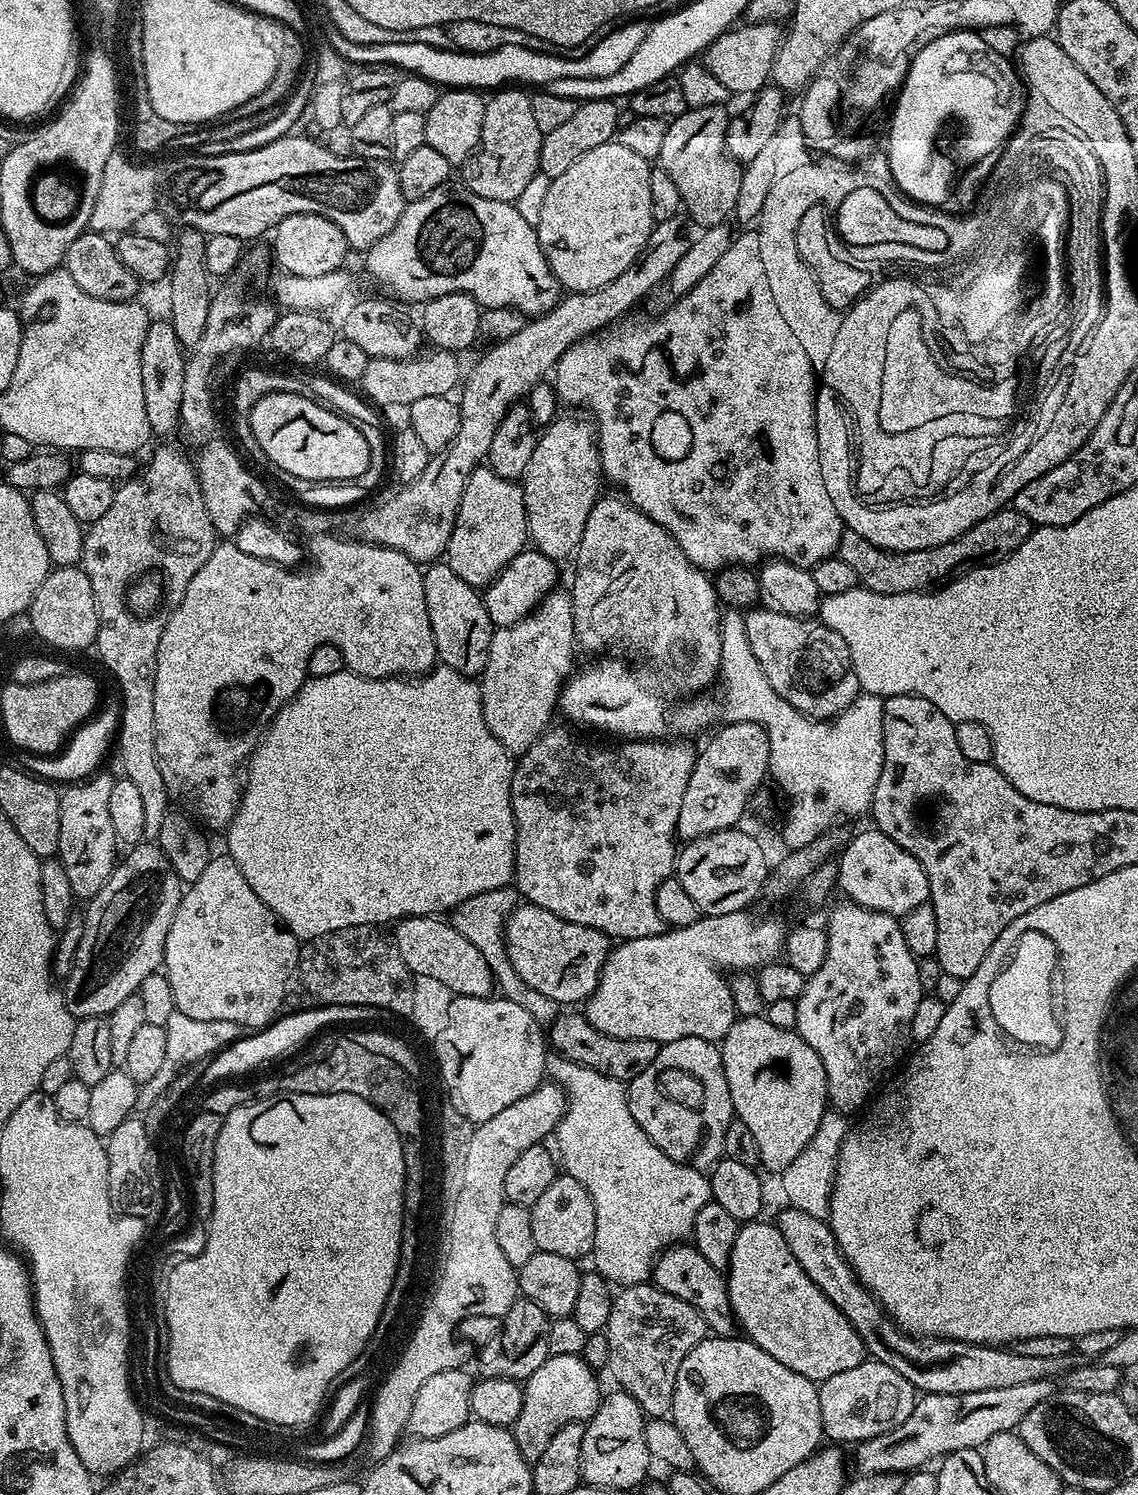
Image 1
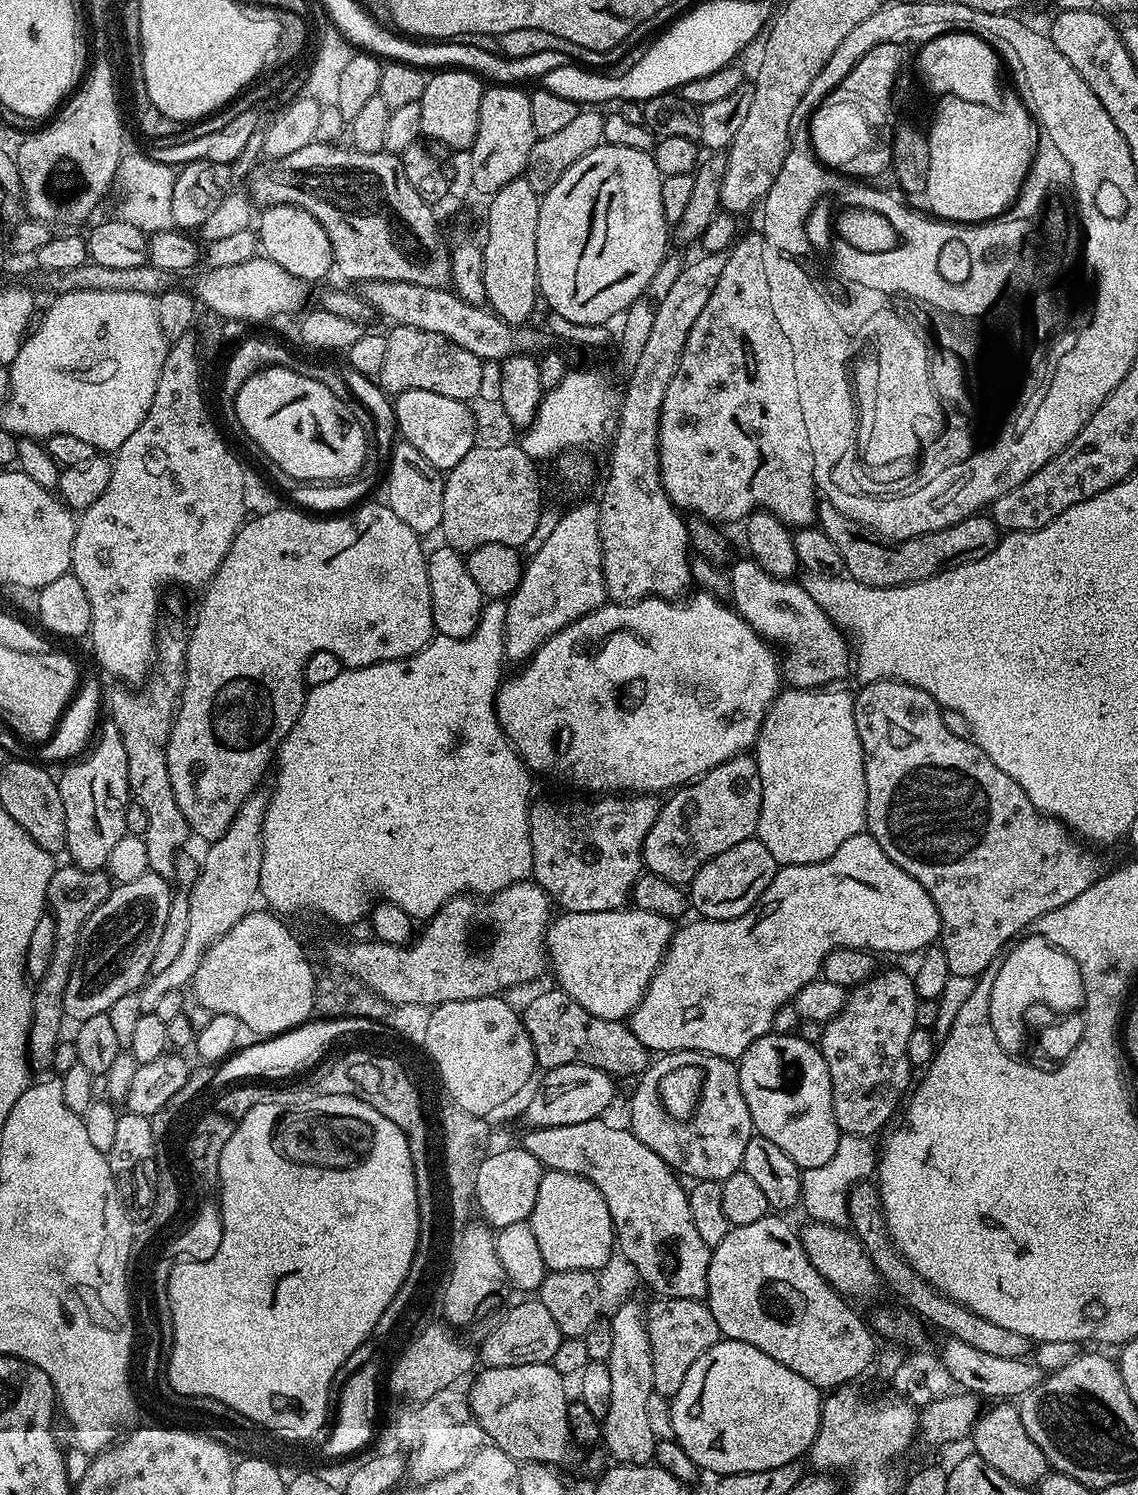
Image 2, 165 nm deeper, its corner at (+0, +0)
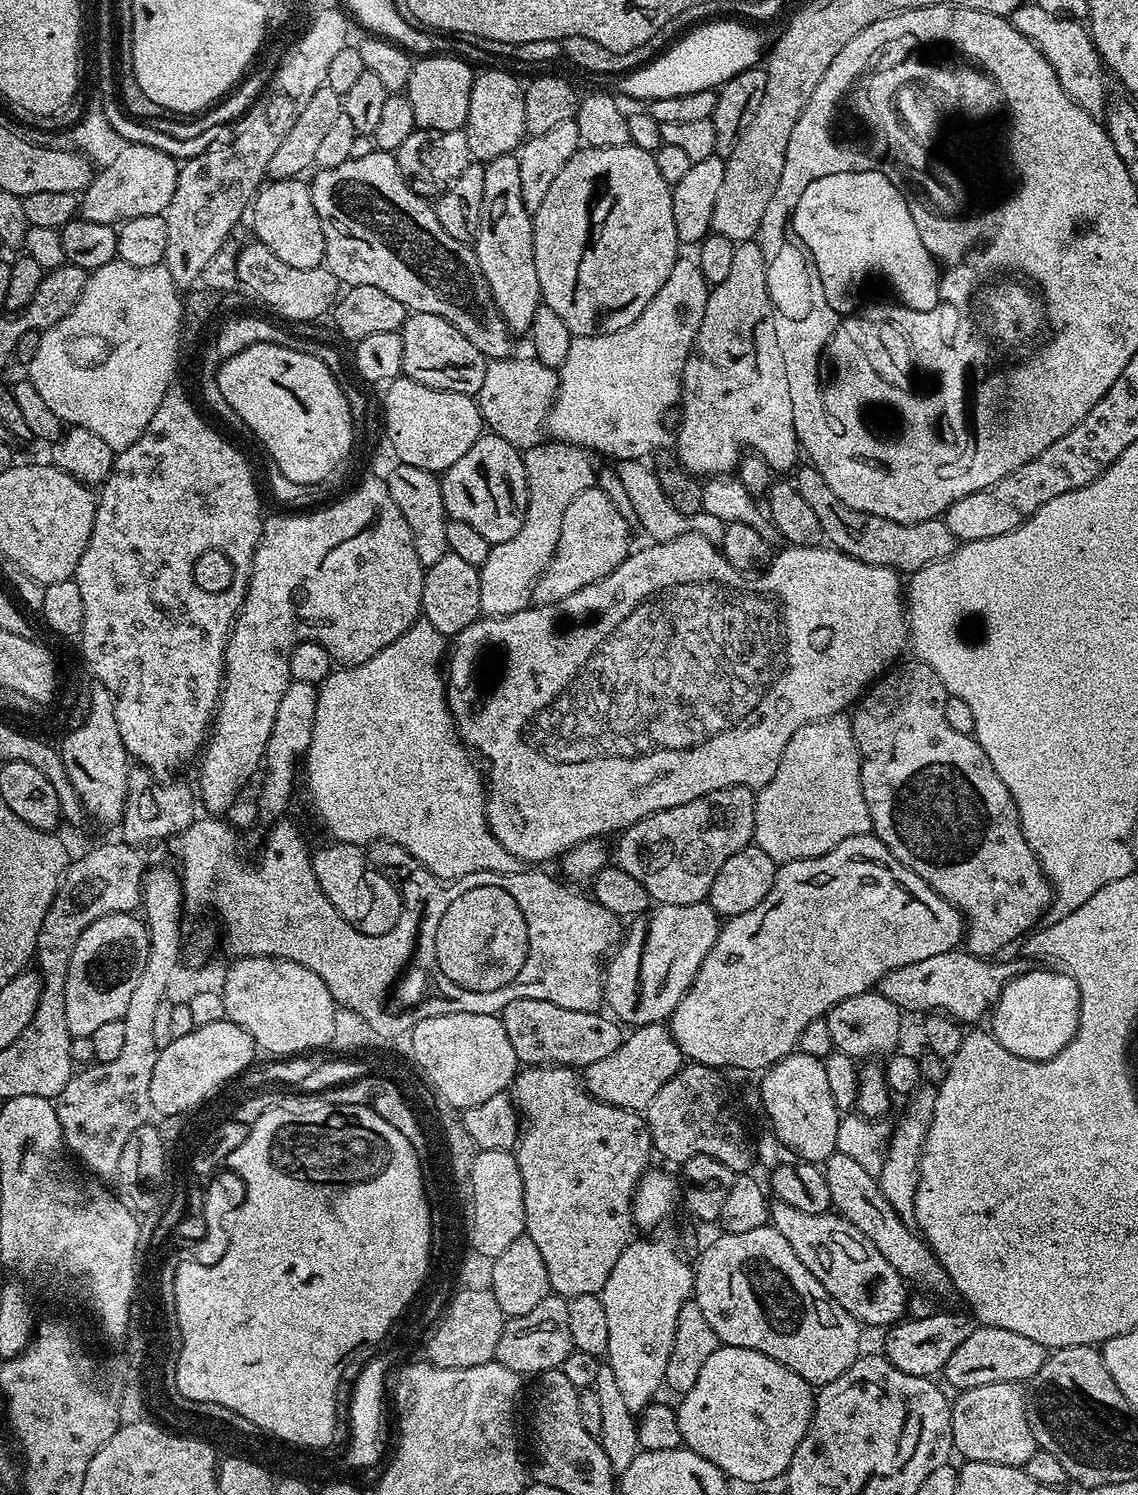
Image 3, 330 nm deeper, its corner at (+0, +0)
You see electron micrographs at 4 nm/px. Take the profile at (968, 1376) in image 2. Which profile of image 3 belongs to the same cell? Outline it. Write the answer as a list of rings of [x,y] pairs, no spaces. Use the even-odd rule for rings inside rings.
[[[776,1200],[769,1205],[769,1219],[823,1289],[861,1325],[888,1328],[907,1315],[910,1306],[907,1283],[879,1253],[874,1242],[843,1216],[834,1212],[806,1214]]]

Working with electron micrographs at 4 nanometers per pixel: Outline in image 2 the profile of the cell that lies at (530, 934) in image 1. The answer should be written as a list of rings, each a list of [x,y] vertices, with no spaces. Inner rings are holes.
[[[635,906],[602,910],[601,912],[564,912],[557,915],[548,925],[548,933],[544,936],[546,960],[550,965],[550,972],[556,975],[557,981],[555,980],[555,983],[558,985],[560,991],[570,994],[570,998],[574,998],[578,1002],[578,1006],[590,1010],[590,1014],[594,1014],[598,1018],[624,1022],[631,1017],[633,1010],[640,1005],[642,998],[646,994],[646,990],[650,986],[650,982],[654,978],[654,974],[660,969],[660,963],[664,960],[664,953],[668,951],[668,946],[672,942],[673,931],[673,921],[667,920],[662,914],[650,914],[650,910],[642,910]]]

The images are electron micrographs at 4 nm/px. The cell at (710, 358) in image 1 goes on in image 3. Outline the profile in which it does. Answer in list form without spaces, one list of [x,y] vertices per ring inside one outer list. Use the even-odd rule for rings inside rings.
[[[741,240],[735,245],[730,274],[709,291],[702,322],[684,367],[678,401],[679,407],[684,407],[684,413],[680,416],[680,433],[674,436],[674,451],[684,468],[697,478],[731,473],[739,465],[745,450],[766,458],[776,474],[791,473],[798,464],[794,410],[790,406],[786,365],[782,363],[782,350],[778,350],[778,338],[774,334],[774,312],[766,286],[765,253],[756,240]]]

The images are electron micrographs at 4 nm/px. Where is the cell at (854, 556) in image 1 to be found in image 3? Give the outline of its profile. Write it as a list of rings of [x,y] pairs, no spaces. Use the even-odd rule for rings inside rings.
[[[797,467],[794,483],[798,494],[802,494],[803,500],[813,508],[818,517],[824,531],[824,540],[858,562],[866,562],[870,566],[886,566],[901,574],[911,574],[946,558],[958,546],[955,534],[950,526],[944,524],[943,519],[899,524],[890,522],[890,518],[878,518],[878,514],[866,514],[862,510],[854,510],[841,504],[838,495],[830,490],[814,467]]]

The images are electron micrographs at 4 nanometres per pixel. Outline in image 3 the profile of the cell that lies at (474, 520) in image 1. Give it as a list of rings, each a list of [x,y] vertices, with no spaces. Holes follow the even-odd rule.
[[[495,434],[479,436],[474,446],[443,472],[440,489],[449,517],[466,522],[466,526],[474,526],[488,544],[510,542],[510,538],[522,530],[528,501],[526,466],[521,449],[506,438]]]

